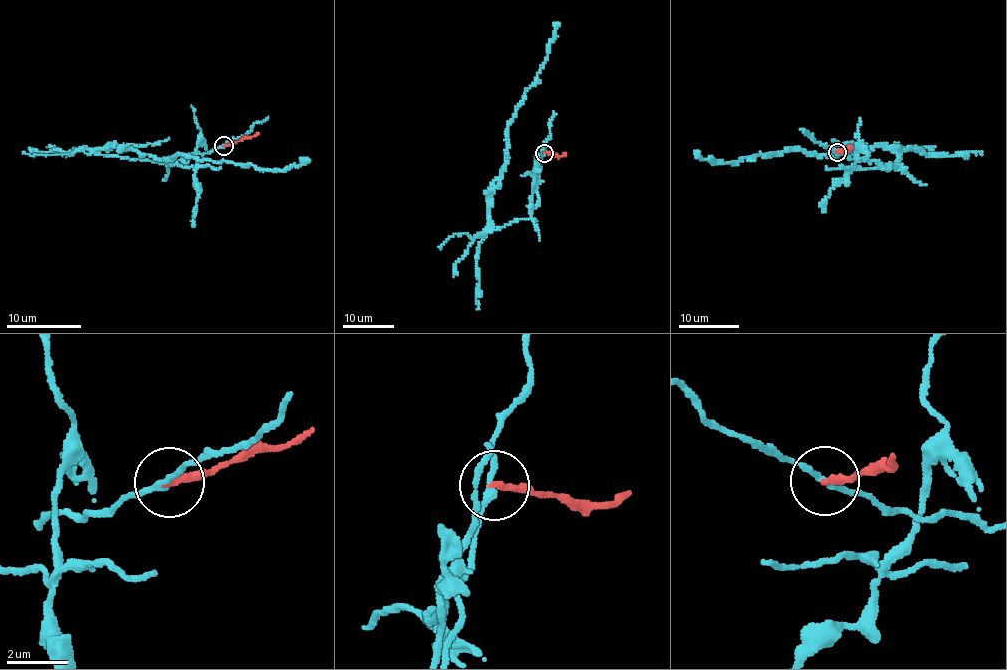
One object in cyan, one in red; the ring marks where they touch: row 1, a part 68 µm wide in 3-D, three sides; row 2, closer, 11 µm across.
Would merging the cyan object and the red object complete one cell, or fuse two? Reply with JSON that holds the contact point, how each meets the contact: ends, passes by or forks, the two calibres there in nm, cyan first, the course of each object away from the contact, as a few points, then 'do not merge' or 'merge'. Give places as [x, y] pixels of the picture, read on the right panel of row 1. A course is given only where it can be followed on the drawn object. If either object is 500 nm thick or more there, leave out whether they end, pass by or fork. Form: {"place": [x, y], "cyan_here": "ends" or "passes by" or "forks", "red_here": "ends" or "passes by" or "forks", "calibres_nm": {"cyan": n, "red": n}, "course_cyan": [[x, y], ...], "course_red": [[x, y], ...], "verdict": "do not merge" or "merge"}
{"place": [837, 152], "cyan_here": "passes by", "red_here": "ends", "calibres_nm": {"cyan": 200, "red": 200}, "course_cyan": [[837, 152], [898, 169], [899, 150], [883, 147], [853, 147], [839, 154], [787, 150], [713, 163], [696, 154]], "course_red": [[837, 152], [849, 151], [850, 147]], "verdict": "do not merge"}

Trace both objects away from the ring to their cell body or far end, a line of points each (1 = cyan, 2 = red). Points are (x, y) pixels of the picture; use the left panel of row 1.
1: (224, 146), (190, 154), (183, 164), (99, 152), (112, 146), (173, 160), (179, 154), (285, 171), (310, 159)
2: (224, 146), (251, 138), (259, 133)

